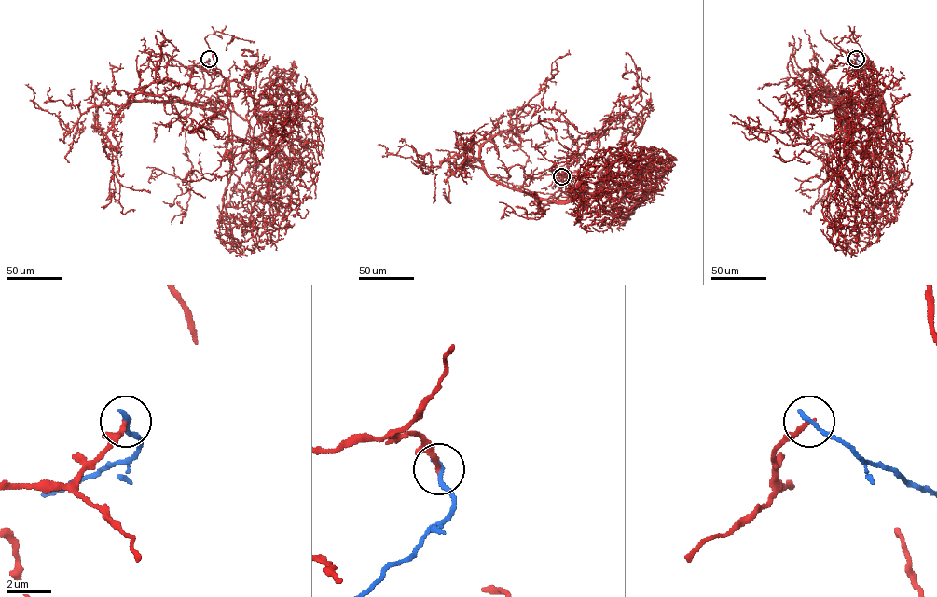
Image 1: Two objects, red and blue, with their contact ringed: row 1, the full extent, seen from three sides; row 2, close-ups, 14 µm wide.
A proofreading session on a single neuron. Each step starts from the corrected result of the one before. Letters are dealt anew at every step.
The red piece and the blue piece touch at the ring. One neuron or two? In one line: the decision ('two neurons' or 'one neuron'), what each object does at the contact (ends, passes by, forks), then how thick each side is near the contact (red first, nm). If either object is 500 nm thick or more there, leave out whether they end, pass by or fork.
two neurons; red ends; blue ends; calibres 200 and 240 nm

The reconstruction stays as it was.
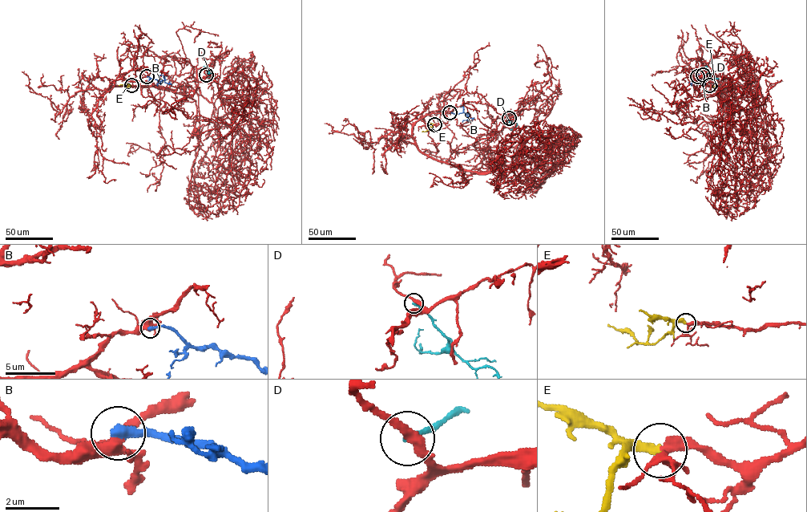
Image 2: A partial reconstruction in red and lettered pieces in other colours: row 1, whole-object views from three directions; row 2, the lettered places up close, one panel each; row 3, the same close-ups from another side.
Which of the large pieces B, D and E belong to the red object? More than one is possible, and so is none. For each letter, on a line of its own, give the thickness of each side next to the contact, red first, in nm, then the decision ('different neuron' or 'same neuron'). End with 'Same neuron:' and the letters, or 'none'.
B: calibres 360 and 360 nm; same neuron
D: calibres 280 and 200 nm; different neuron
E: calibres 260 and 360 nm; same neuron
Same neuron: B, E

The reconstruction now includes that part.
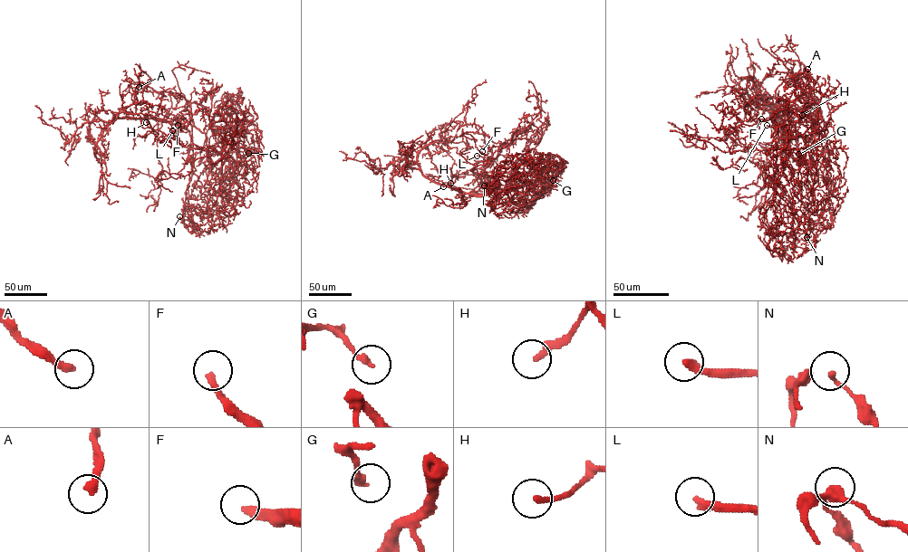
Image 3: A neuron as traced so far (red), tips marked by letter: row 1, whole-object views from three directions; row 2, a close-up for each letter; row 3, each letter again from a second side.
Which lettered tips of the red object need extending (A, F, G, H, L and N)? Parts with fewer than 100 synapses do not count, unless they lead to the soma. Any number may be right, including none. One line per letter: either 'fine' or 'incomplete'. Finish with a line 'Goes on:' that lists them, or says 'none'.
A: incomplete
F: incomplete
G: fine
H: fine
L: incomplete
N: fine
Goes on: A, F, L

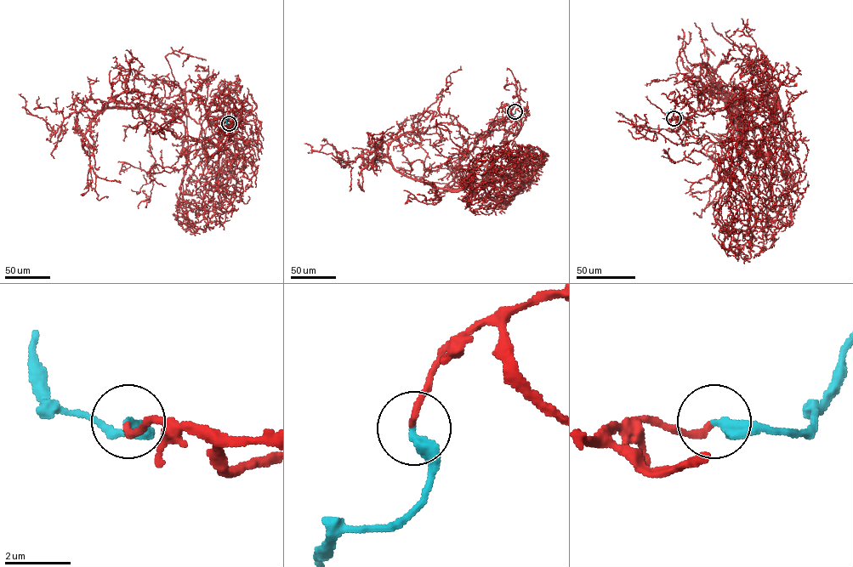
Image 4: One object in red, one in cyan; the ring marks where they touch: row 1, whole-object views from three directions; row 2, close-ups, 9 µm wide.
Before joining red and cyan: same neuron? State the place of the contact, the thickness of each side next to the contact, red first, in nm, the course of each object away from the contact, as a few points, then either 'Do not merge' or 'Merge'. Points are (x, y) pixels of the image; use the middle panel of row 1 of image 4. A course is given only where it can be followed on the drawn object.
Place: (514, 111). Thickness 190 nm (red) against 360 nm. Course of red: (514, 111), (526, 116), (517, 135), (492, 153), (487, 178), (471, 182), (472, 187), (470, 178). Course of cyan: (514, 111), (512, 116), (514, 104). Merge

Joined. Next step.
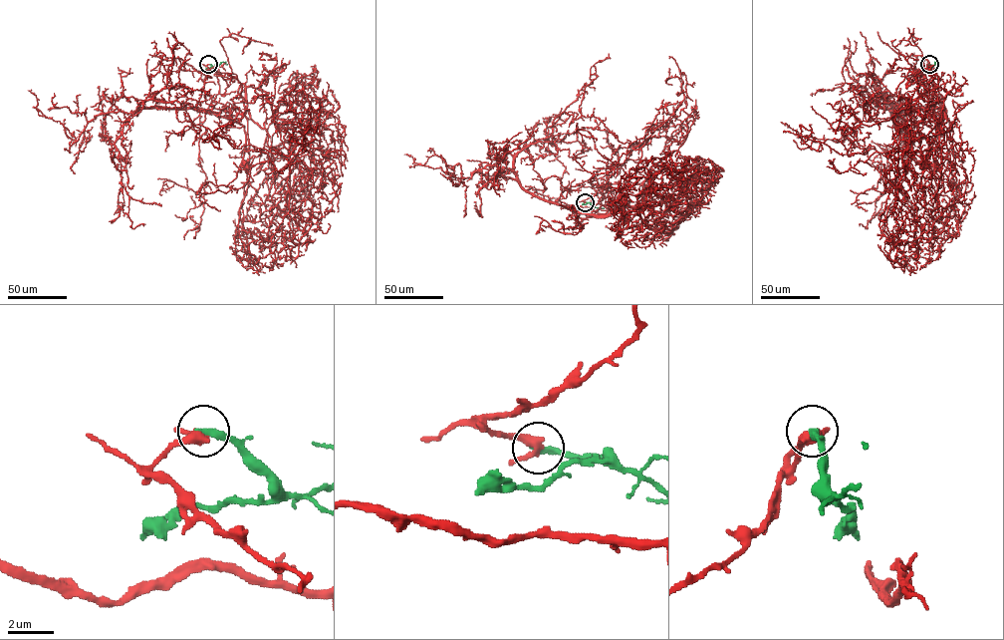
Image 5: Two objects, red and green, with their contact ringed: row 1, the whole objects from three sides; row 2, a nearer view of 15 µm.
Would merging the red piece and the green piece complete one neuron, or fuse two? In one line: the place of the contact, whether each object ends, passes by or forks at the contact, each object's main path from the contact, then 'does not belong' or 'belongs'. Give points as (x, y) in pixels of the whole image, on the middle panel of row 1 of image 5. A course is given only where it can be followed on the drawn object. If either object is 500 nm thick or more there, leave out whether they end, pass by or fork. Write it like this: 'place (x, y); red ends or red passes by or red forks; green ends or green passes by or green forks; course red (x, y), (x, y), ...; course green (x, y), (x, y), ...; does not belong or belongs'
place (585, 202); red passes by; green ends; course red (586, 202), (592, 193), (604, 196), (592, 215), (569, 215), (608, 215), (622, 209), (622, 199); course green (586, 202), (604, 208); does not belong

